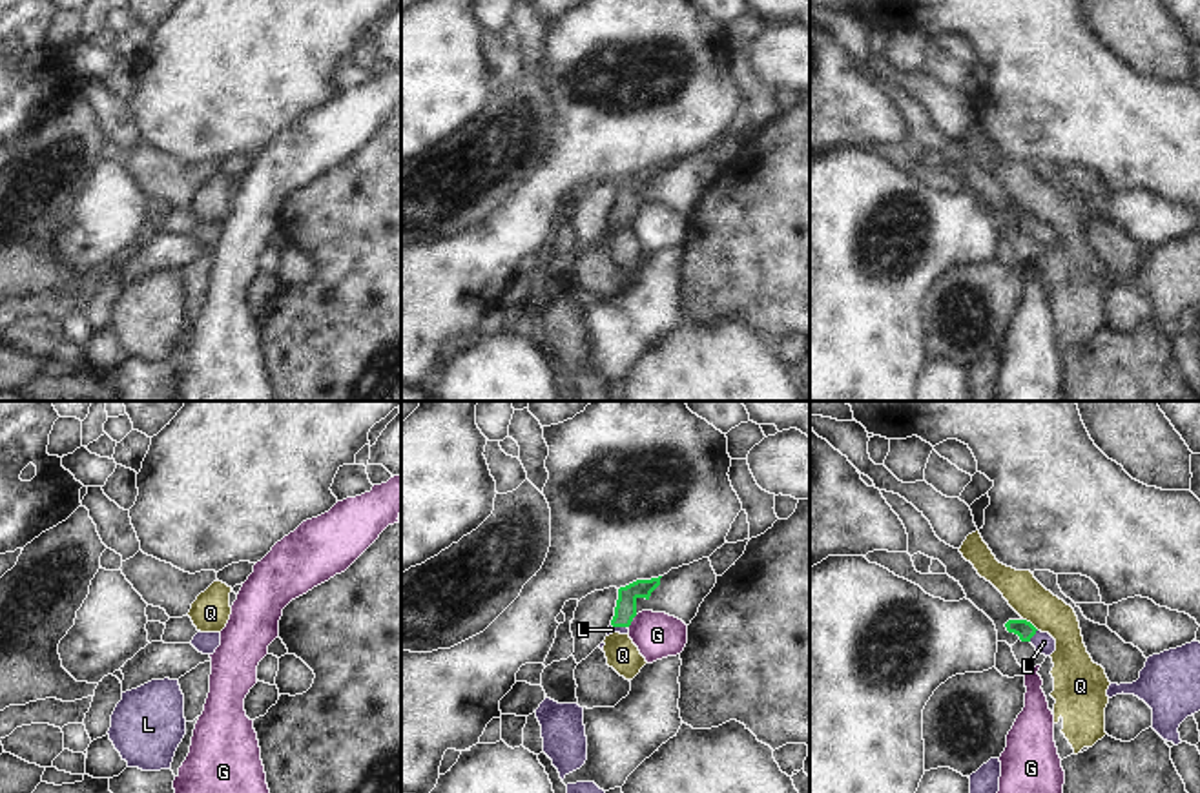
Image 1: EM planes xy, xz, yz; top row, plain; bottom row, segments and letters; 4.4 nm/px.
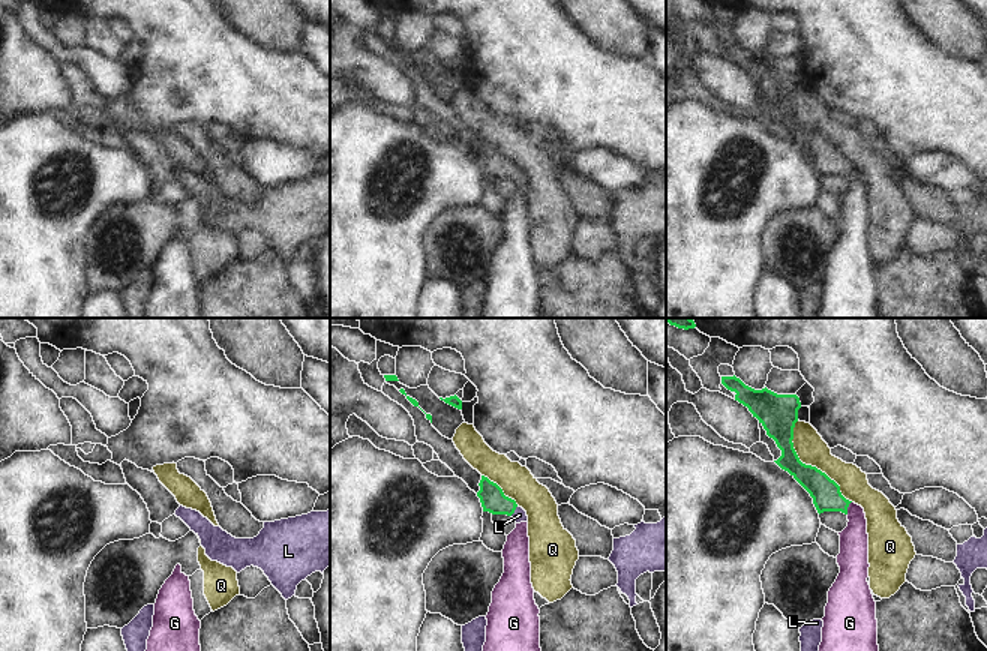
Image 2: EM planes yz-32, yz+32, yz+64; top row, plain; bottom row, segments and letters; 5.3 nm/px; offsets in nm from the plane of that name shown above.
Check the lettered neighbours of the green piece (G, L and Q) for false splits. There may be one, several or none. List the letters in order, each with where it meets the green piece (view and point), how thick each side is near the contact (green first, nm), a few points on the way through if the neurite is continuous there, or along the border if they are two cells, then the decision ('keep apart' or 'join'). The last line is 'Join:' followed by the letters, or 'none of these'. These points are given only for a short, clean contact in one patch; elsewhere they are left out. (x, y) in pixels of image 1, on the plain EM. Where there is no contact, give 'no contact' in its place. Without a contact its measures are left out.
G: contact xz (631, 212); calibres 100 and 200 nm; border xz (637, 206), (628, 219); keep apart
L: contact yz (1034, 225); calibres 80 and 90 nm; way yz (1022, 219), (1034, 225), (1044, 234); join
Q: contact yz (1029, 214); calibres 80 and 170 nm; keep apart
Join: L

